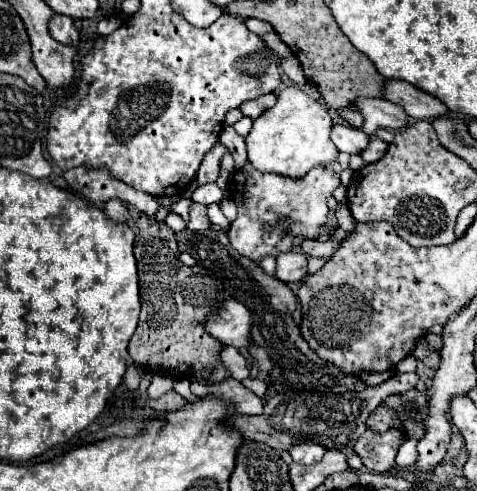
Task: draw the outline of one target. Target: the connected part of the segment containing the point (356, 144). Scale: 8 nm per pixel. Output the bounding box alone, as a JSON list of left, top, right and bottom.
[331,125,369,155]

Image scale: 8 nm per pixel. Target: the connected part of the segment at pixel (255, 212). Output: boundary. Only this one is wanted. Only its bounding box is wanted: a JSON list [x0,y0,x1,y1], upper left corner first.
[227,163,341,261]

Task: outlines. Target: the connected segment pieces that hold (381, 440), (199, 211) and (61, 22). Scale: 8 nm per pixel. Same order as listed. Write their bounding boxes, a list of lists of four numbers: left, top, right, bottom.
[[353,429,405,473],[187,203,211,233],[49,13,79,45]]

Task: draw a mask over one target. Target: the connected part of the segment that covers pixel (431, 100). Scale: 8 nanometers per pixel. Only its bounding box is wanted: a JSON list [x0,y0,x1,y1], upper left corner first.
[385,81,449,119]

